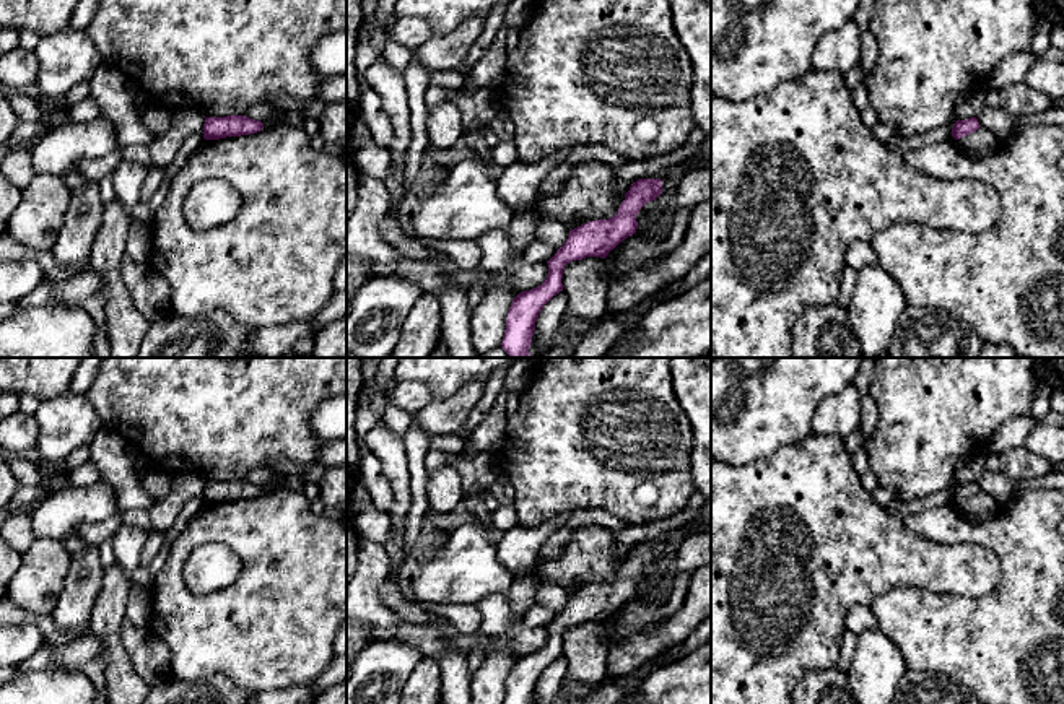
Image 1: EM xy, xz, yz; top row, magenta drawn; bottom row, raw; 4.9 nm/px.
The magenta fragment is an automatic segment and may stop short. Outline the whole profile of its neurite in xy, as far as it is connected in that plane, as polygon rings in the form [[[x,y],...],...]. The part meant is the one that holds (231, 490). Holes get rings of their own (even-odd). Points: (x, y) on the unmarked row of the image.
[[[246,480],[205,481],[203,502],[220,504],[226,501],[241,501],[257,498],[264,493],[260,485]]]

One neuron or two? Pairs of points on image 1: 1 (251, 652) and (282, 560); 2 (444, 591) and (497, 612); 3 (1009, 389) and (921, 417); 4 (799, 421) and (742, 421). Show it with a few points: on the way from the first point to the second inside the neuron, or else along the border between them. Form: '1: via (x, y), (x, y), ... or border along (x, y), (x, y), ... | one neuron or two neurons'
1: via (272, 630), (282, 615), (282, 582) | one neuron
2: border along (506, 592), (492, 592), (475, 604) | two neurons
3: via (988, 397), (978, 407), (942, 407) | one neuron
4: via (784, 421), (757, 421) | one neuron

